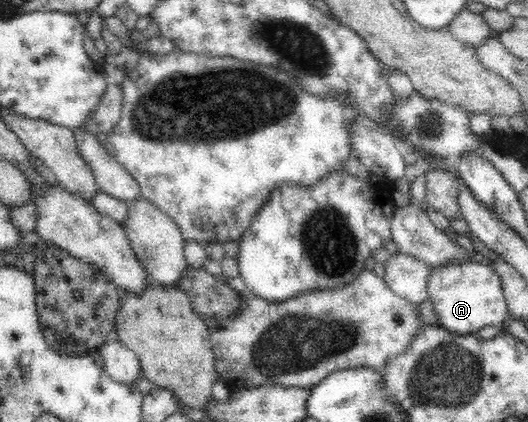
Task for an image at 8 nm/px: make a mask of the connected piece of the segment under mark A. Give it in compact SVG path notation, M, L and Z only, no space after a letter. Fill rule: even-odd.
M456 261L431 267L427 289L434 314L440 318L440 324L453 333L475 334L484 326L500 326L510 316L501 276L490 265L476 261Z

